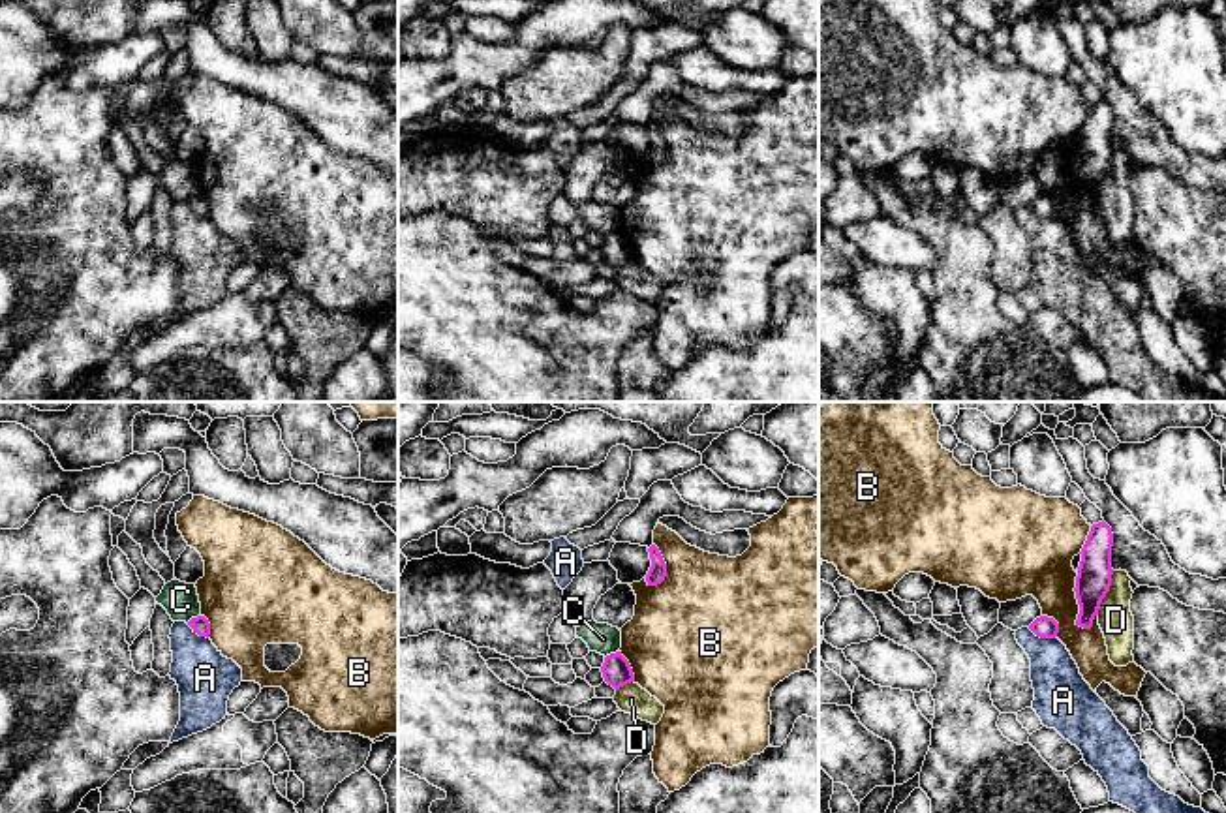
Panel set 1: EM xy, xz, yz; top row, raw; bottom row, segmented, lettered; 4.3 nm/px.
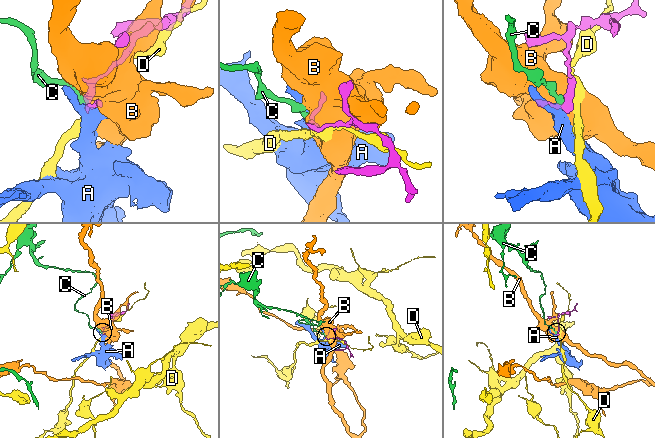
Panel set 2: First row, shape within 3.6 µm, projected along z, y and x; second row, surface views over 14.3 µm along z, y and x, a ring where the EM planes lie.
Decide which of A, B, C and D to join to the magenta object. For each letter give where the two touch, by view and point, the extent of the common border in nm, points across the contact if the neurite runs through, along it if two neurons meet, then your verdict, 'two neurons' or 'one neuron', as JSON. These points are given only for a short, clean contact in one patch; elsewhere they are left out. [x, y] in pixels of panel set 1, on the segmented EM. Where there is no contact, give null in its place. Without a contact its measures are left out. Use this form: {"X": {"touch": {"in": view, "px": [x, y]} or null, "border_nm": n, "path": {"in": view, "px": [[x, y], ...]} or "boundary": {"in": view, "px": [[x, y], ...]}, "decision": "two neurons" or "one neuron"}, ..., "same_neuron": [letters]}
{"A": {"touch": {"in": "yz", "px": [1041, 637]}, "border_nm": 130, "boundary": {"in": "yz", "px": [[1027, 628], [1041, 637], [1054, 639]]}, "decision": "two neurons"}, "B": {"touch": {"in": "yz", "px": [1078, 603]}, "border_nm": 260, "decision": "two neurons"}, "C": {"touch": {"in": "xz", "px": [611, 654]}, "border_nm": 70, "boundary": {"in": "xz", "px": [[618, 650], [605, 658]]}, "decision": "two neurons"}, "D": {"touch": {"in": "yz", "px": [1106, 592]}, "border_nm": 200, "decision": "two neurons"}, "same_neuron": []}

